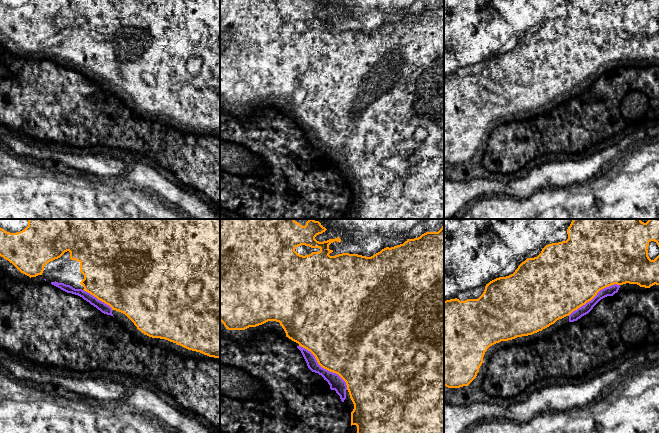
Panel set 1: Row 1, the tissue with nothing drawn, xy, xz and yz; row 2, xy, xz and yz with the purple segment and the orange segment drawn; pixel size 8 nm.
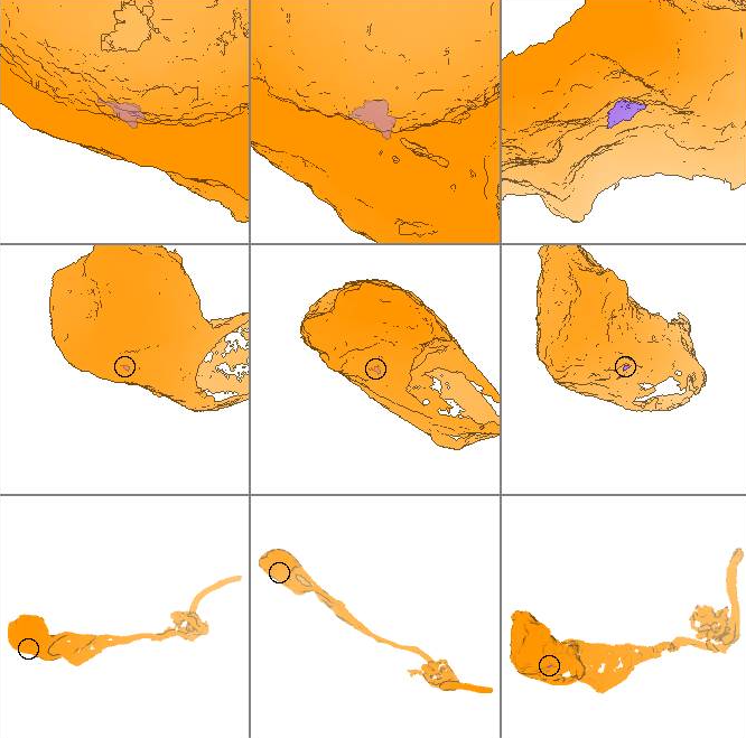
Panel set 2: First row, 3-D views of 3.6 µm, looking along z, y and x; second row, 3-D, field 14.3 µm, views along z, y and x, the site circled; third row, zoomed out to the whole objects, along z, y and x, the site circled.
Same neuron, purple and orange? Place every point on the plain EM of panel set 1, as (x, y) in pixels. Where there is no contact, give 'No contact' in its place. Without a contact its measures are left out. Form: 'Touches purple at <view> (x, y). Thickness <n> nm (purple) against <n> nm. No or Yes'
Touches purple at xz (323, 144). Thickness 120 nm (purple) against 480 nm. Yes

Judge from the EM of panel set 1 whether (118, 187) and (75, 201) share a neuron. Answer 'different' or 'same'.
same

